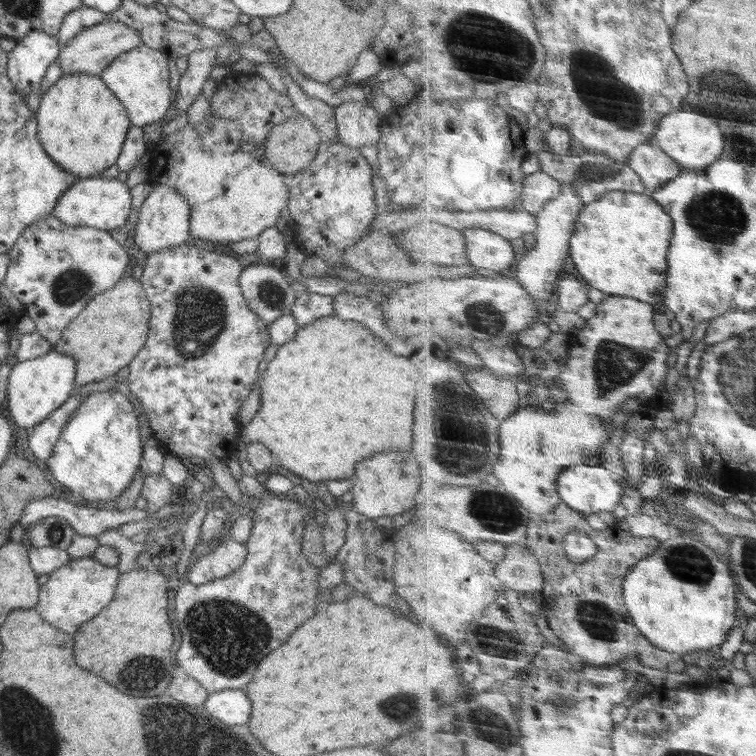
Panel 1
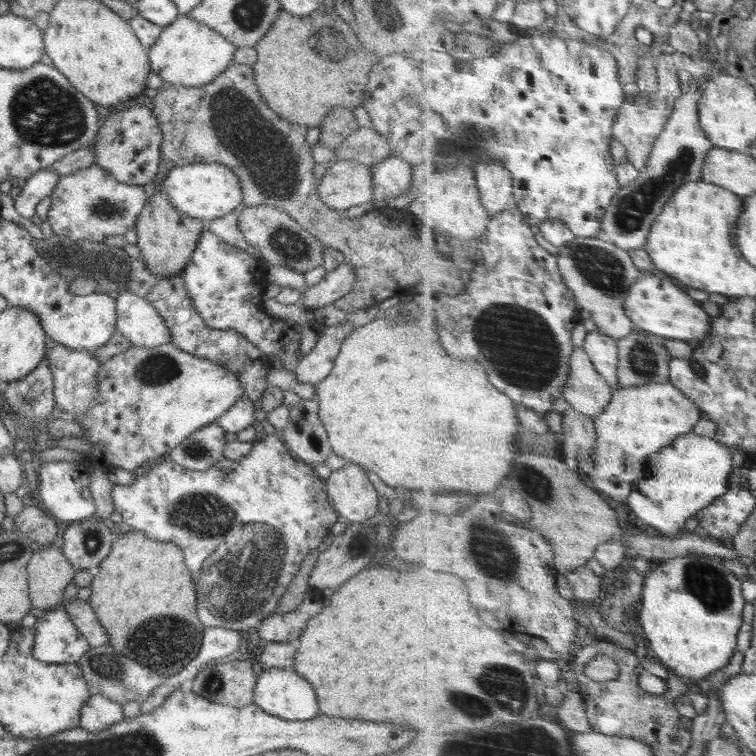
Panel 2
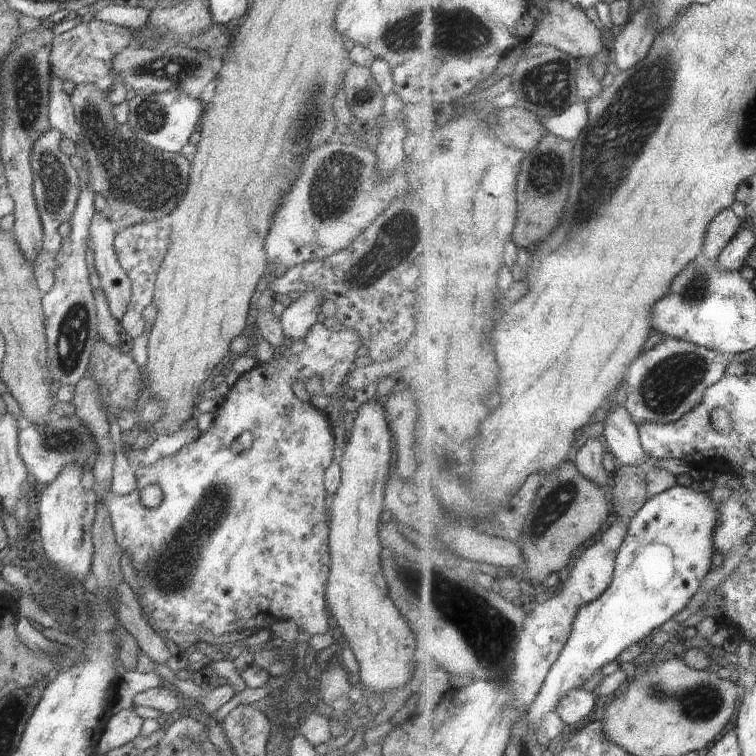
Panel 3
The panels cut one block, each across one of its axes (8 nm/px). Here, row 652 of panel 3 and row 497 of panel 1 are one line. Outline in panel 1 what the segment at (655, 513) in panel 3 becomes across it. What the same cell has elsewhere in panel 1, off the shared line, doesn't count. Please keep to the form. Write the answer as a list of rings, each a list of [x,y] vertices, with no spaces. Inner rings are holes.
[[[576,465],[566,469],[560,475],[559,491],[564,503],[586,516],[596,512],[614,513],[622,502],[625,481],[626,478],[601,465]]]

